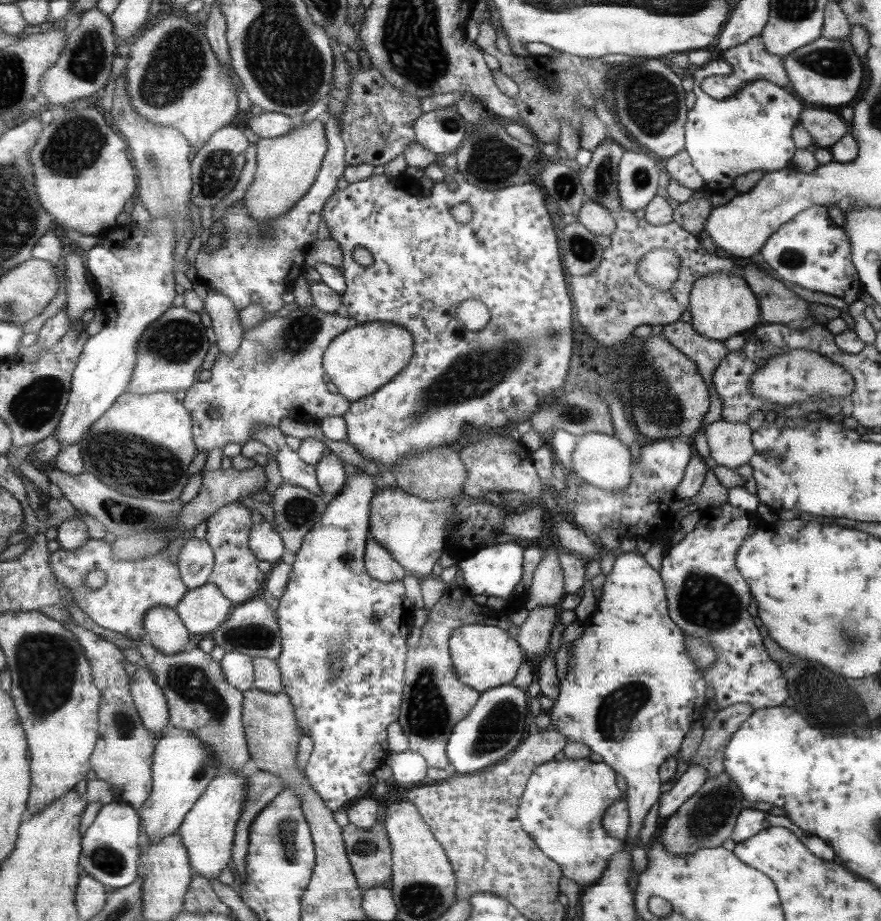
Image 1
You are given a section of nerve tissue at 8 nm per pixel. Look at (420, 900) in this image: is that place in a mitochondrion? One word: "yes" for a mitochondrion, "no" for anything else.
yes

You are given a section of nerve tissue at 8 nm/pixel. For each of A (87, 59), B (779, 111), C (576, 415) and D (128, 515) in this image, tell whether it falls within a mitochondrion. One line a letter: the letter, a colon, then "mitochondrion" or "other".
A: mitochondrion
B: other
C: mitochondrion
D: mitochondrion

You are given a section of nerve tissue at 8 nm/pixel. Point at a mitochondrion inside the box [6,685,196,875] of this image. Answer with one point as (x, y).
(122, 722)

